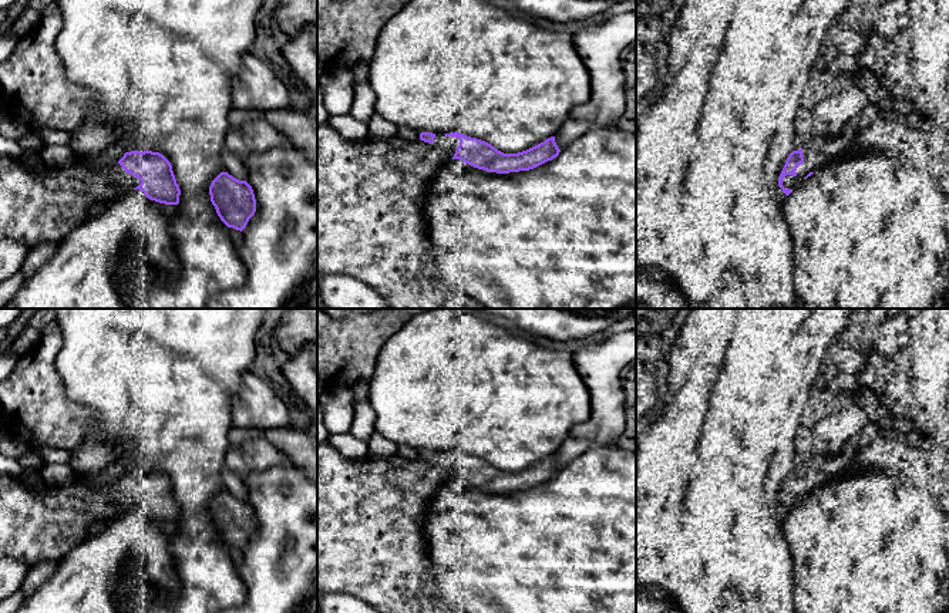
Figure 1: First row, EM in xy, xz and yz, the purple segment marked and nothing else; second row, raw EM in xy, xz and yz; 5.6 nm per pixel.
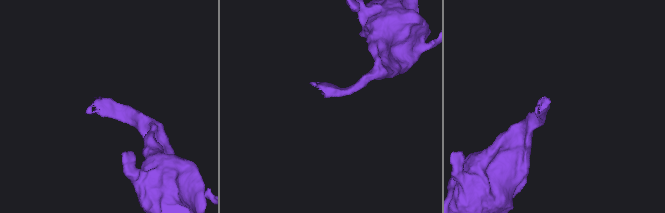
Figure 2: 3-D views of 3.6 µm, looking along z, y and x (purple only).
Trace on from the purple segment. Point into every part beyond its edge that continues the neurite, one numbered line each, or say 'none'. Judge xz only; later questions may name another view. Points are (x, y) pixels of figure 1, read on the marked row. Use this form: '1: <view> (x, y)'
1: xz (370, 218)

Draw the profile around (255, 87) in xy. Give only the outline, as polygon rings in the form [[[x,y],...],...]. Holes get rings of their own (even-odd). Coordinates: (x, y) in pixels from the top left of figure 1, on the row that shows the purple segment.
[[[246,53],[240,70],[232,80],[232,108],[269,112],[292,108],[296,104],[293,90],[252,53]]]

